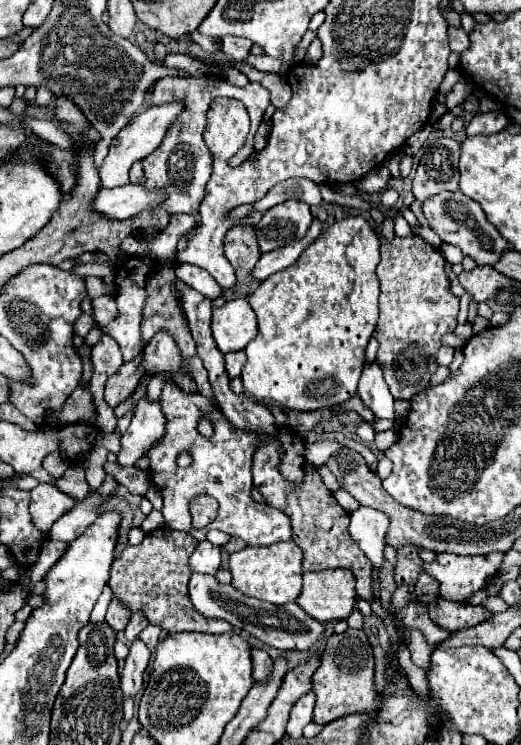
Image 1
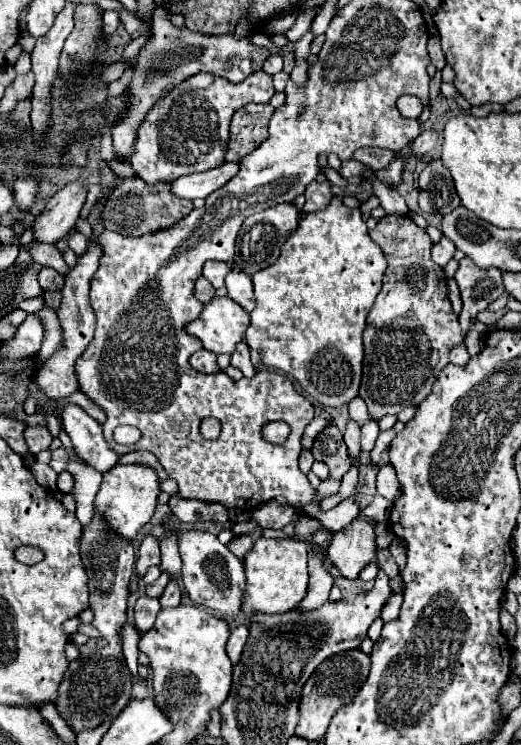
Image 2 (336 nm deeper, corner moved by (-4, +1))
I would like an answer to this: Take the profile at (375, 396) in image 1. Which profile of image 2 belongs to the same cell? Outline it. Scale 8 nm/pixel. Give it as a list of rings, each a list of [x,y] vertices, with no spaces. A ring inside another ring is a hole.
[[[369,419],[361,427],[361,453],[369,453],[373,449],[377,435],[379,435],[379,425],[377,425],[377,421],[373,423],[373,419]]]

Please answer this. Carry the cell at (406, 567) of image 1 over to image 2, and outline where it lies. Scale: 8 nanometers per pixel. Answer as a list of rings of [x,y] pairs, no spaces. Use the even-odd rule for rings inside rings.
[[[379,549],[379,551],[377,551],[377,565],[379,565],[379,569],[381,569],[387,577],[395,577],[395,575],[399,573],[399,569],[397,569],[397,565],[395,565],[395,559],[393,559],[393,555],[389,553],[389,549]]]

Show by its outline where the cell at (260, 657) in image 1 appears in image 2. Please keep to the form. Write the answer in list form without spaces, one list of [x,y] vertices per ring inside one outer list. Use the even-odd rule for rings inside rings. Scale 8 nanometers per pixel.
[[[239,625],[239,627],[235,627],[235,629],[231,631],[231,635],[229,635],[229,639],[227,639],[227,645],[225,645],[225,651],[227,651],[227,655],[229,655],[229,659],[231,659],[233,663],[239,661],[241,651],[243,651],[243,647],[245,647],[245,643],[247,643],[247,637],[249,637],[247,625]]]

